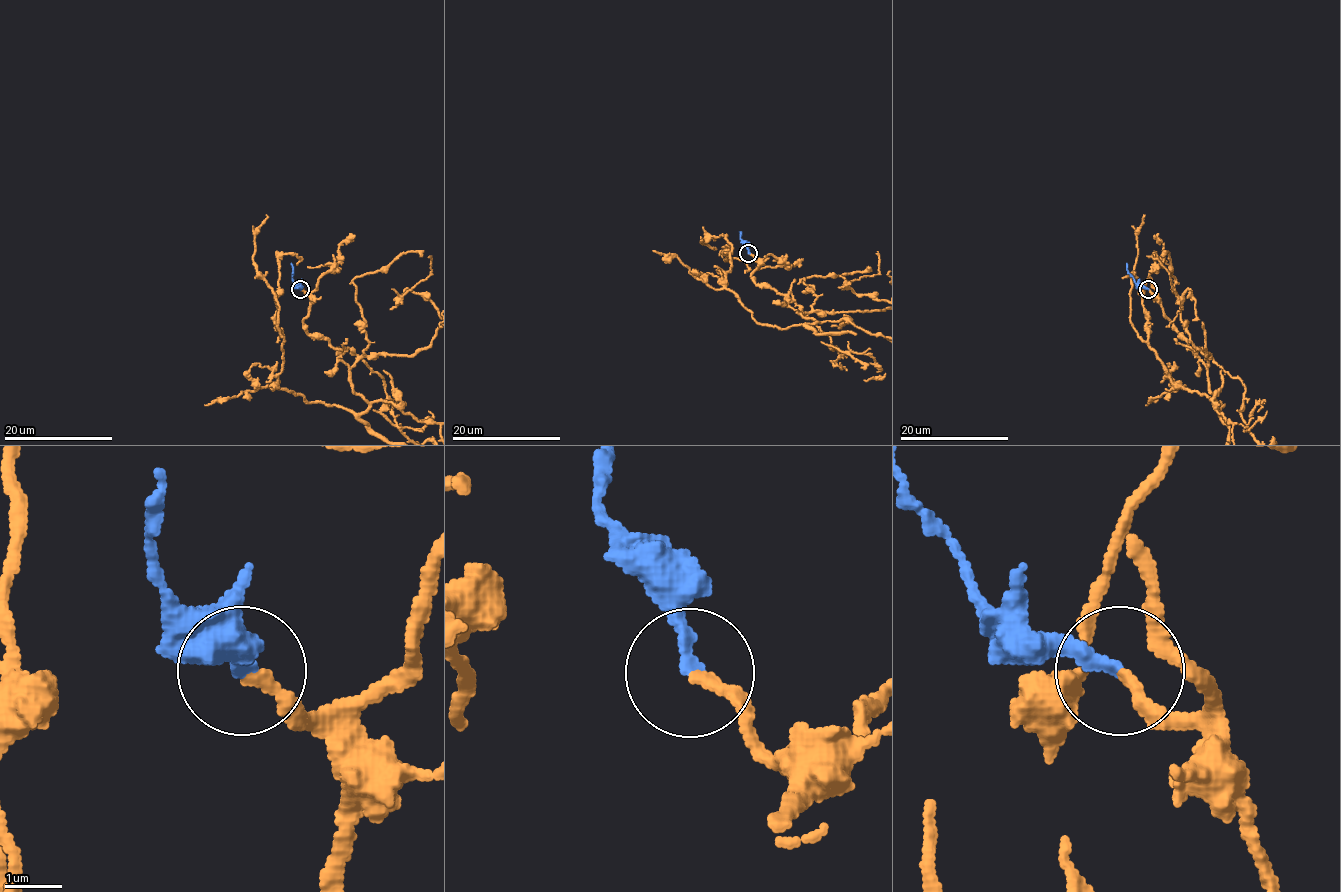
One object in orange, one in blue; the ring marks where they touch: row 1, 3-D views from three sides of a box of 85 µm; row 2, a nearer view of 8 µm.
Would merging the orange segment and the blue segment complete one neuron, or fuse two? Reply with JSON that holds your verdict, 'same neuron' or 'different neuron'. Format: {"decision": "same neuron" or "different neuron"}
{"decision": "same neuron"}

